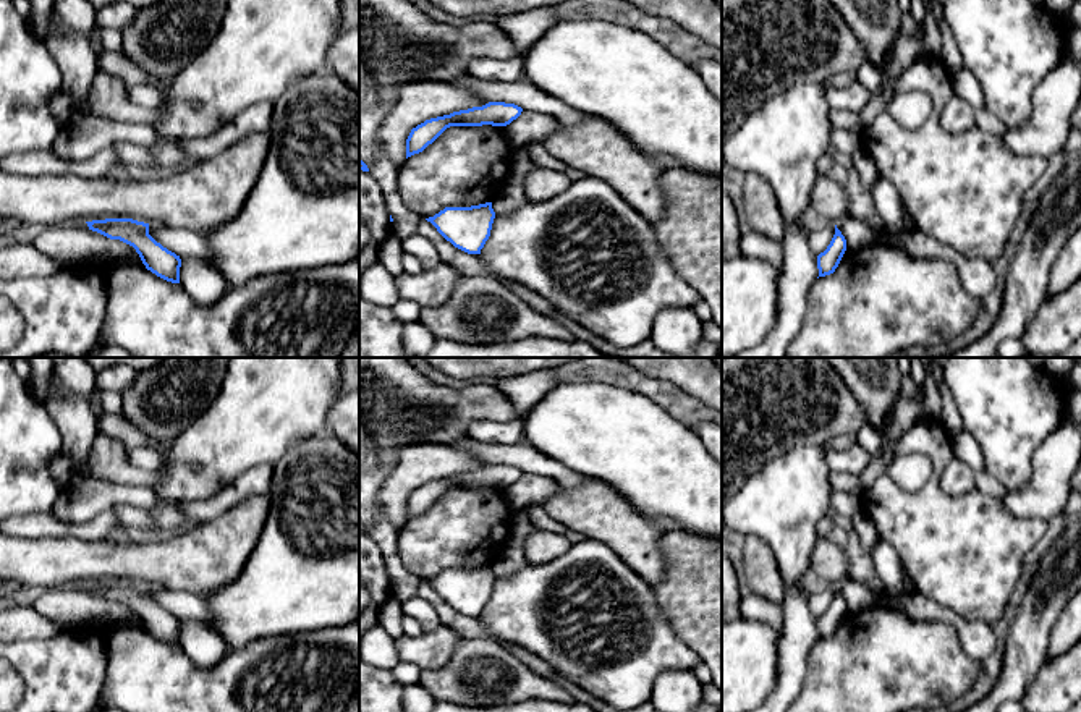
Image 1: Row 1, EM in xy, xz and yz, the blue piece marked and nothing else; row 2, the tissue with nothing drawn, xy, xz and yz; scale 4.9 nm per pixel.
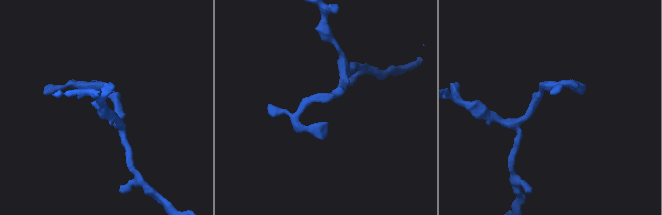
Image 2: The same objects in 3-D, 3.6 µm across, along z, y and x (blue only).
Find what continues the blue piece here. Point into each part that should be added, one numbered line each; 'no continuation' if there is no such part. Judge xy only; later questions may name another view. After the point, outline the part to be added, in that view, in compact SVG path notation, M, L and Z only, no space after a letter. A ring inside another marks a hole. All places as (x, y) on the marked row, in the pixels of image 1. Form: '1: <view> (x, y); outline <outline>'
no continuation

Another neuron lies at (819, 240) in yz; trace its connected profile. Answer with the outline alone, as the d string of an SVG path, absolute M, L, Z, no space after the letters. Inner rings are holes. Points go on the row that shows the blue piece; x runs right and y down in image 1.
M829 225L822 230L814 230L809 238L809 248L816 256L824 252L827 246L830 244L832 238L835 235L835 225Z

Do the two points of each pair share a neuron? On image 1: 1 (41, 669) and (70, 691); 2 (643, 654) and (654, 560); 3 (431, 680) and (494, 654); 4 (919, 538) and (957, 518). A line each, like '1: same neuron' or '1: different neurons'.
1: same neuron
2: different neurons
3: same neuron
4: same neuron

